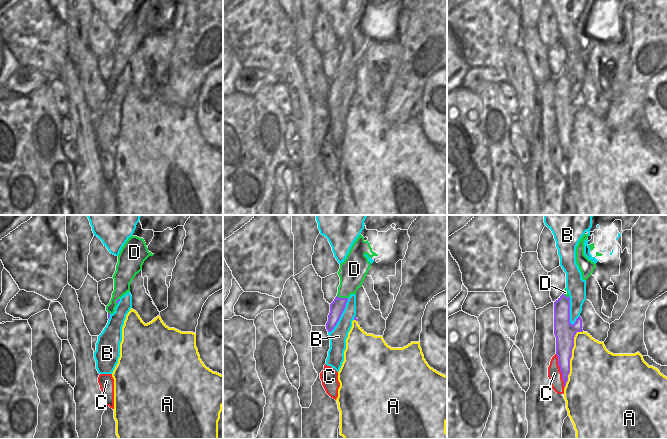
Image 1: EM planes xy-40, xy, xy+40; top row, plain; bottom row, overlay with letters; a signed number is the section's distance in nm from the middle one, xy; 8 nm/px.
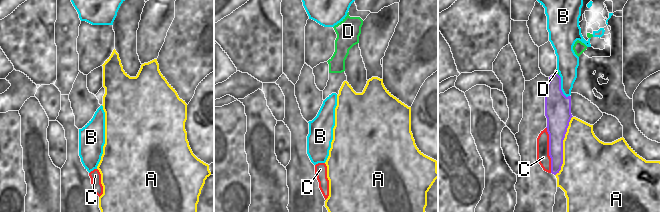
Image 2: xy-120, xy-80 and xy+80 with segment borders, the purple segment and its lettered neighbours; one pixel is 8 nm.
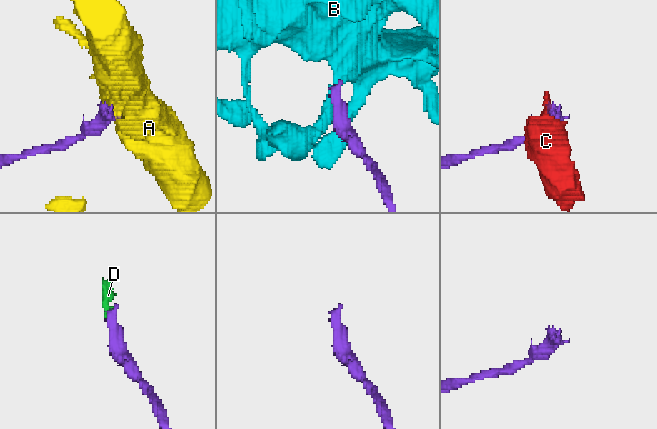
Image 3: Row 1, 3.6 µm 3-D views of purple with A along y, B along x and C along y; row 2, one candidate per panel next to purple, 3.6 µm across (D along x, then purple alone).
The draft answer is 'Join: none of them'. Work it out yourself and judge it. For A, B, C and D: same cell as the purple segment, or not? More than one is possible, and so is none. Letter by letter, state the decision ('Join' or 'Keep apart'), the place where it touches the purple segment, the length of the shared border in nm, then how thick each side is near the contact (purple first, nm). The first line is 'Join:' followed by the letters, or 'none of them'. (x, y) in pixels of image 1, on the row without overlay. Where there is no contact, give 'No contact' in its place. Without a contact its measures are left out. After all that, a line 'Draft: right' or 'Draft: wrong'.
Join: D
A: Keep apart. Touches purple at xy+40 (571, 132). Shared border 480 nm. Thickness 170 nm (purple) against 420 nm
B: Keep apart. Touches purple at xy+40 (569, 87). Shared border 240 nm. Thickness 170 nm (purple) against 160 nm
C: Keep apart. Touches purple at xy+40 (560, 146). Shared border 280 nm. Thickness 140 nm (purple) against 110 nm
D: Join. Touches purple at xy (342, 74). Shared border 100 nm. Thickness 120 nm (purple) against 220 nm
Draft: wrong

